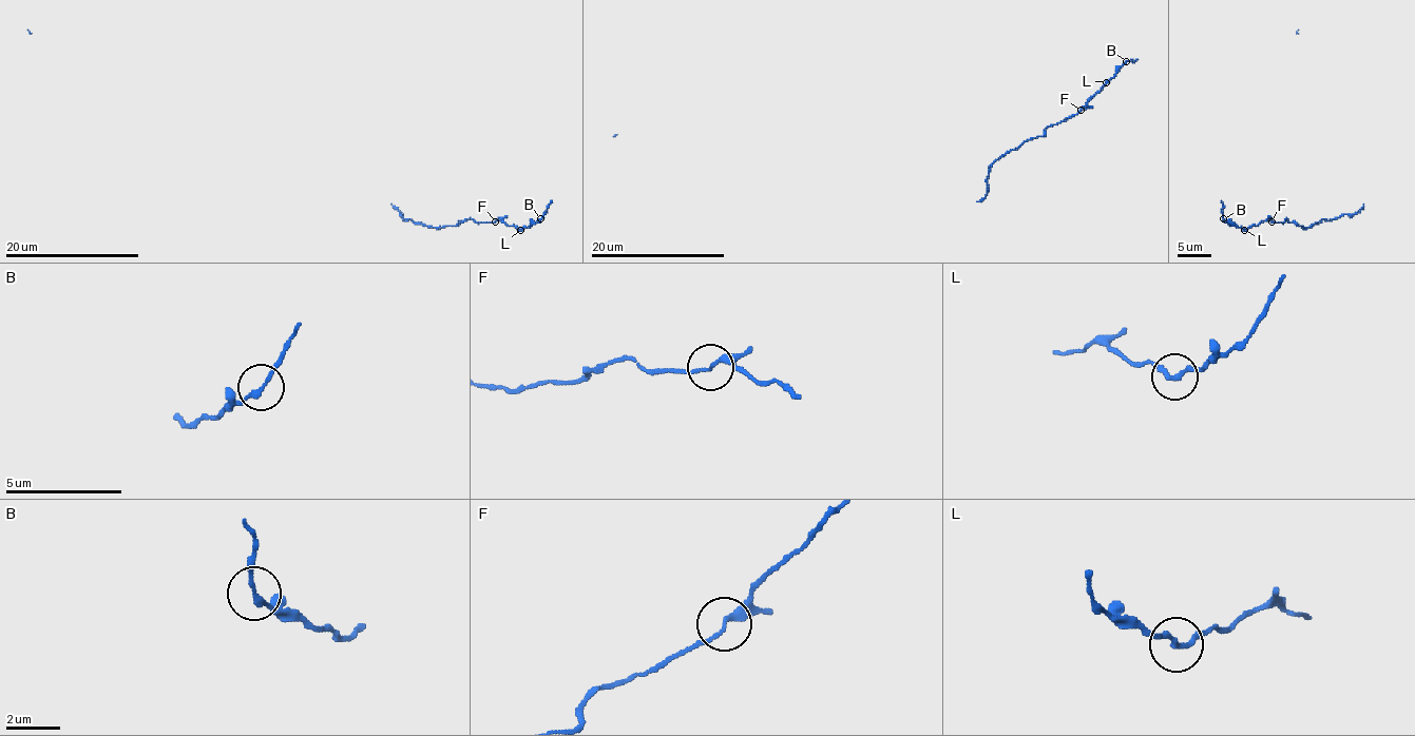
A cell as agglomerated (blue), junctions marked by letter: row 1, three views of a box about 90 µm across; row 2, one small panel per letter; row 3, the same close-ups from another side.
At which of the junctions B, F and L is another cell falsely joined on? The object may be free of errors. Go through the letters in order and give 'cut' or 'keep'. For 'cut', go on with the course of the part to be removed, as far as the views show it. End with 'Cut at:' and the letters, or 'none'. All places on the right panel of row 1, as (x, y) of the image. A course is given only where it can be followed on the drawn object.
B: keep
F: keep
L: keep
Cut at: none

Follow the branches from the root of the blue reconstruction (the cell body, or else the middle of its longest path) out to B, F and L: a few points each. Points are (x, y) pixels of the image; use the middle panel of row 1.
B: (977, 201), (987, 195), (987, 178), (997, 159), (1026, 141), (1041, 136), (1049, 127), (1074, 116), (1126, 61)
F: (977, 201), (987, 195), (987, 178), (997, 159), (1026, 141), (1041, 136), (1049, 127), (1066, 121), (1081, 110)
L: (977, 201), (987, 195), (987, 178), (997, 159), (1026, 141), (1041, 136), (1049, 127), (1074, 116), (1106, 82)

